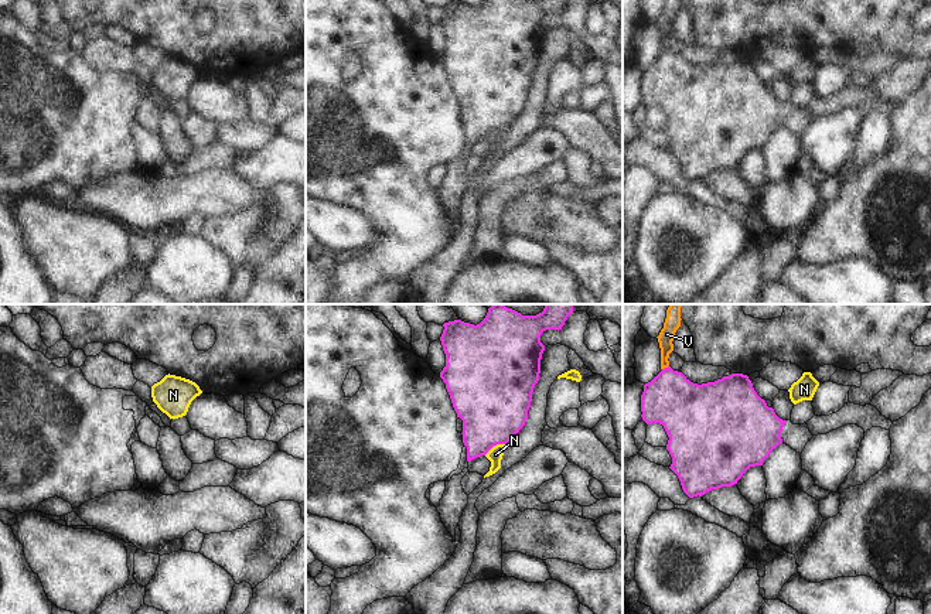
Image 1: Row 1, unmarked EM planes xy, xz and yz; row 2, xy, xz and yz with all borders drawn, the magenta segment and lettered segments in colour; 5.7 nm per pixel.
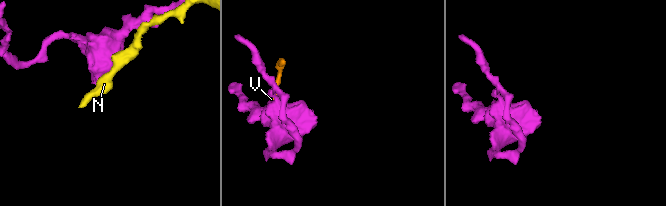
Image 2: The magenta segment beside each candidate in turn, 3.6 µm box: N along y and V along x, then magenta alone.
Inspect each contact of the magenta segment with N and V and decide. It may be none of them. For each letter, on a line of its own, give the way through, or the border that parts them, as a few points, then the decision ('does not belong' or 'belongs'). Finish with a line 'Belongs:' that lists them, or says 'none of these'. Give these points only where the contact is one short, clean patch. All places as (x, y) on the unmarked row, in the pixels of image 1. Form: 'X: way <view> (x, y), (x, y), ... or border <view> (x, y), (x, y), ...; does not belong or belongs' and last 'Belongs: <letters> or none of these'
N: does not belong
V: border yz (668, 48), (662, 53); does not belong
Belongs: none of these

